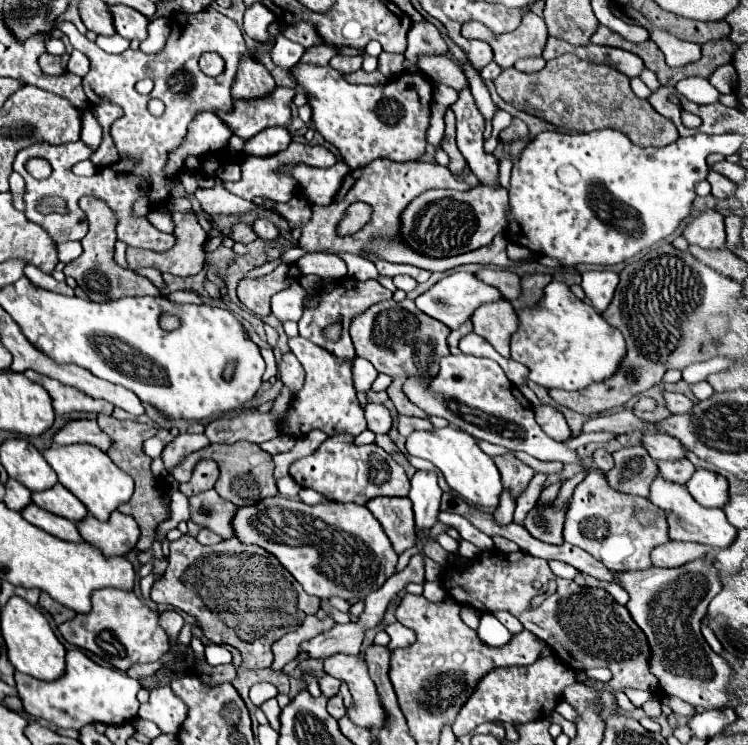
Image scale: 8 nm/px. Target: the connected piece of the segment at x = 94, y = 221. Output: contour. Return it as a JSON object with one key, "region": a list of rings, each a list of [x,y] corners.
{"region":[[[84,196],[80,200],[80,208],[84,210],[84,214],[88,216],[90,222],[90,230],[88,234],[80,240],[84,252],[68,262],[64,266],[64,274],[72,276],[78,286],[86,292],[86,296],[94,302],[108,302],[108,300],[116,300],[120,296],[158,296],[160,290],[144,276],[128,270],[128,268],[120,268],[114,262],[114,244],[116,244],[116,216],[110,210],[110,206],[104,200],[92,198],[92,196]]]}

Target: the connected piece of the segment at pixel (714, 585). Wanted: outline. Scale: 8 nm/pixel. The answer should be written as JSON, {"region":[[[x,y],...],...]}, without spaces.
{"region":[[[704,558],[688,562],[680,568],[648,568],[648,570],[638,570],[638,572],[620,572],[616,574],[618,580],[622,582],[624,590],[630,594],[628,600],[628,612],[634,618],[634,622],[640,626],[640,630],[648,638],[650,646],[650,672],[658,678],[658,684],[662,686],[662,692],[668,696],[676,696],[692,706],[702,706],[702,708],[724,708],[730,700],[730,690],[726,686],[730,684],[732,668],[724,658],[720,658],[704,640],[700,632],[700,620],[706,614],[706,608],[710,600],[720,592],[722,584],[718,580],[718,572],[706,562]]]}

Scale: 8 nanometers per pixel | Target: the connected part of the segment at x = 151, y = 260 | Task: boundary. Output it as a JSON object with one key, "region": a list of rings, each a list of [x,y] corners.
{"region":[[[170,212],[172,216],[172,222],[174,222],[174,238],[176,238],[176,246],[172,246],[172,250],[166,250],[166,252],[150,252],[150,250],[140,250],[140,248],[128,248],[126,252],[126,260],[128,260],[128,266],[130,268],[156,268],[160,270],[162,274],[168,272],[168,274],[174,274],[174,276],[194,276],[198,274],[202,268],[204,268],[204,260],[206,260],[206,254],[202,250],[204,242],[206,242],[206,230],[198,224],[198,218],[194,212],[188,212],[188,214],[182,214],[182,212]]]}

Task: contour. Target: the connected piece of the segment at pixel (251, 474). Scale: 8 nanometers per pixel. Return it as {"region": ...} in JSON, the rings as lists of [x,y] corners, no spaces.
{"region":[[[238,442],[238,444],[210,444],[202,450],[196,450],[194,454],[188,454],[170,474],[174,476],[174,480],[178,484],[188,482],[192,468],[198,460],[202,458],[210,458],[220,466],[220,478],[216,482],[216,492],[232,502],[234,506],[252,506],[254,502],[266,498],[266,496],[276,496],[278,488],[276,488],[276,480],[272,476],[274,470],[274,462],[272,456],[266,454],[258,444],[250,444],[250,442]]]}

